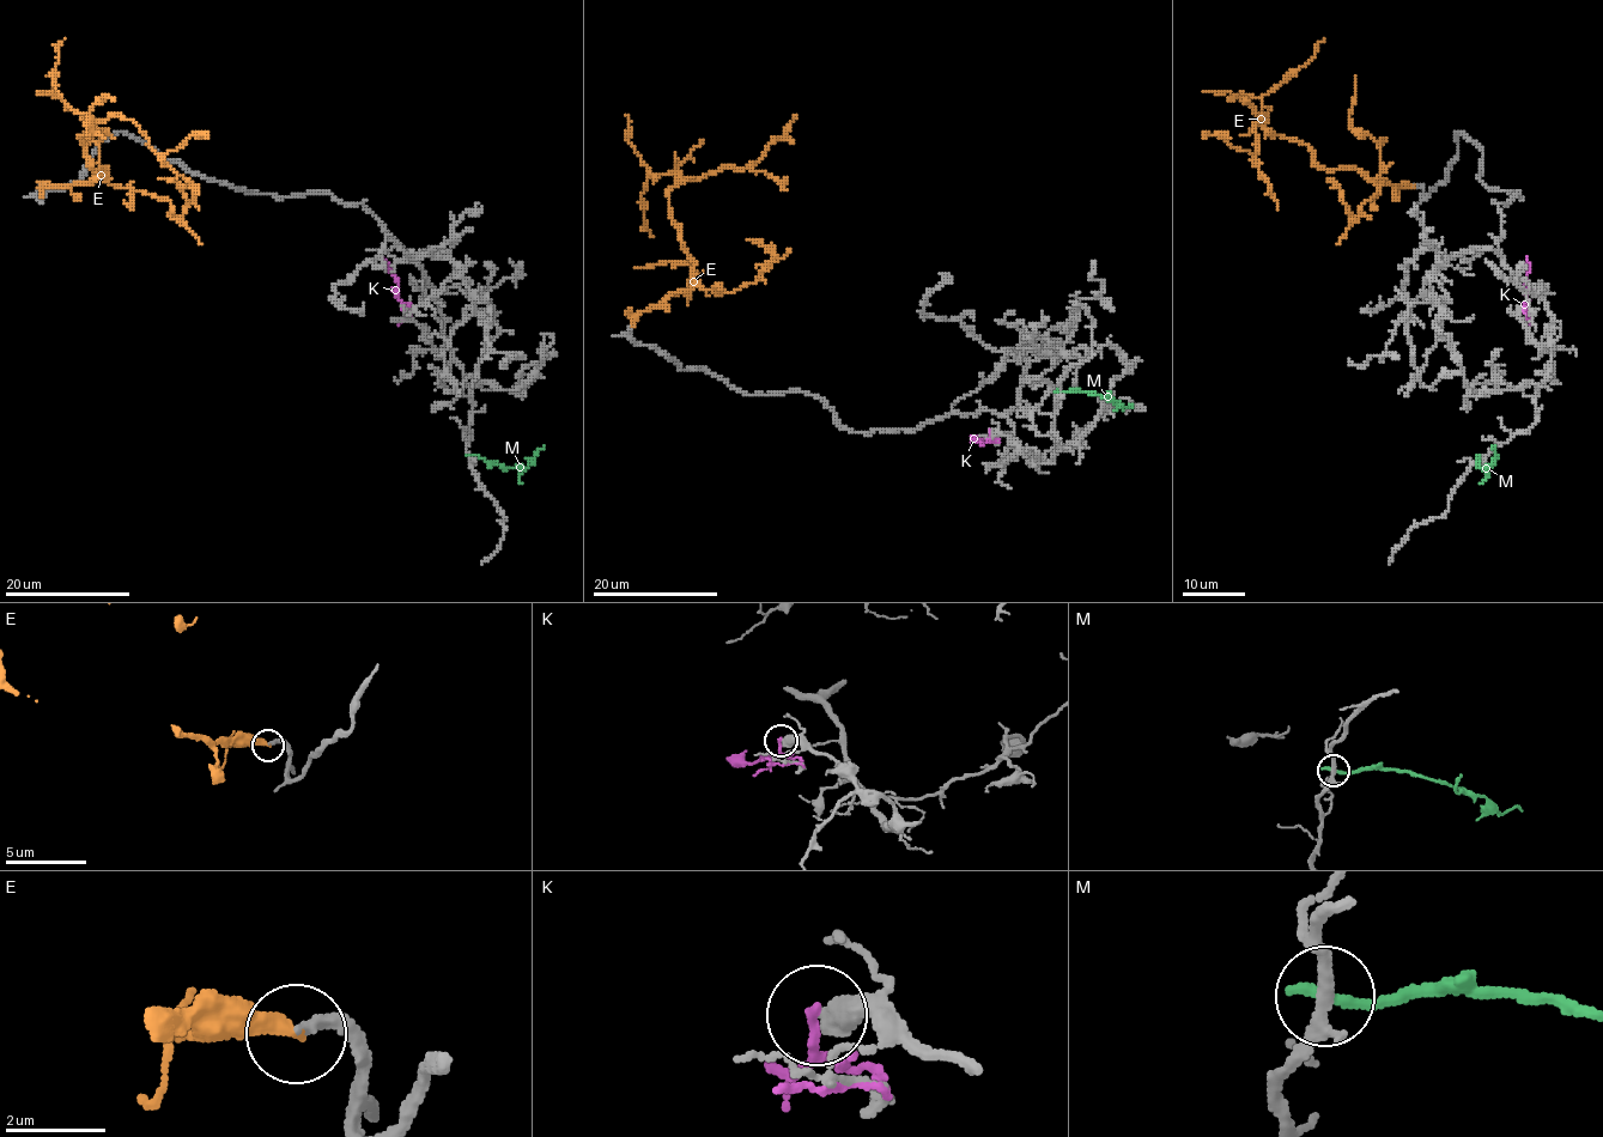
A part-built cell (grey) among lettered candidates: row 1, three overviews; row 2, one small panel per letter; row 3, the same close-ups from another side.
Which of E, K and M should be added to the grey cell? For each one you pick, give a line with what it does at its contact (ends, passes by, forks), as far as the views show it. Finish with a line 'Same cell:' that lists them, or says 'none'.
E: it ends
Same cell: E

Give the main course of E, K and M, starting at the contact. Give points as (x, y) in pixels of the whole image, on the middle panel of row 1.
E: (632, 327), (643, 311), (691, 285), (692, 267), (669, 213), (668, 190), (679, 177), (751, 165), (797, 114)
K: (990, 431), (988, 438), (971, 438)
M: (1060, 391), (1086, 391), (1109, 397), (1124, 408), (1133, 407)

